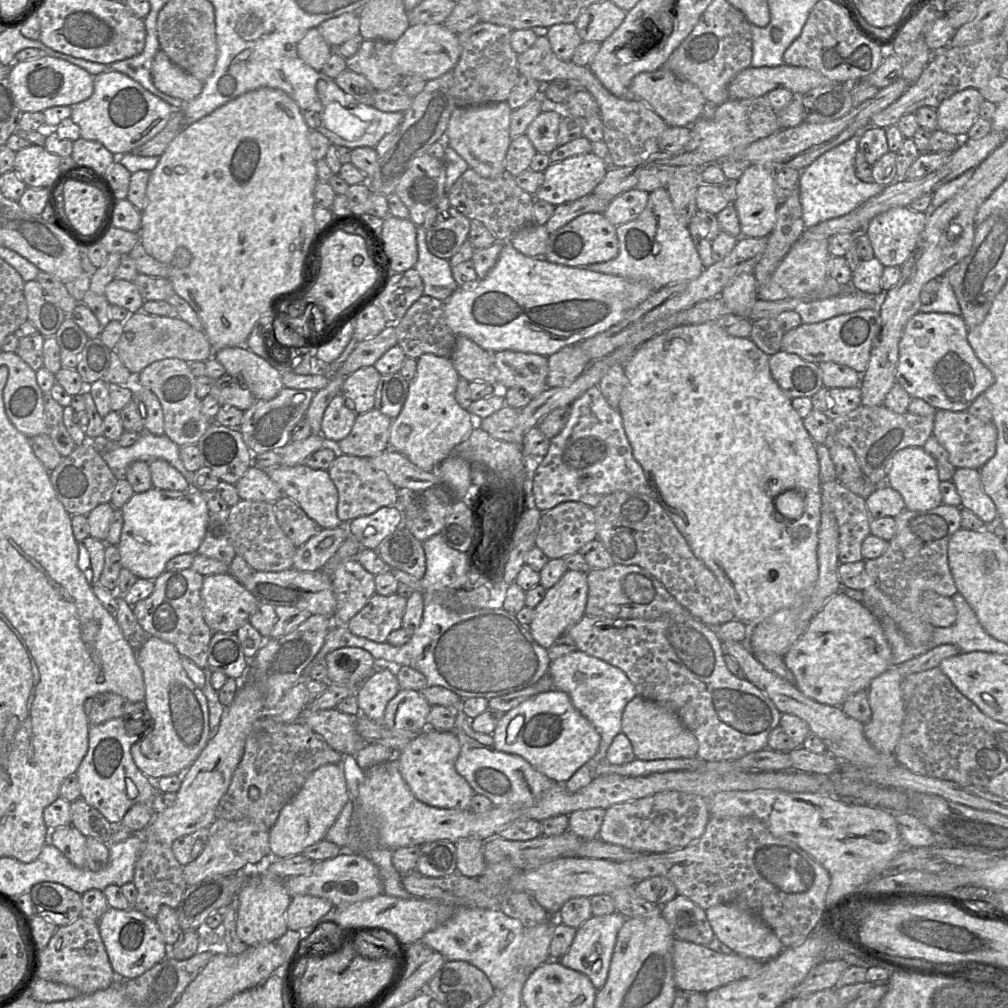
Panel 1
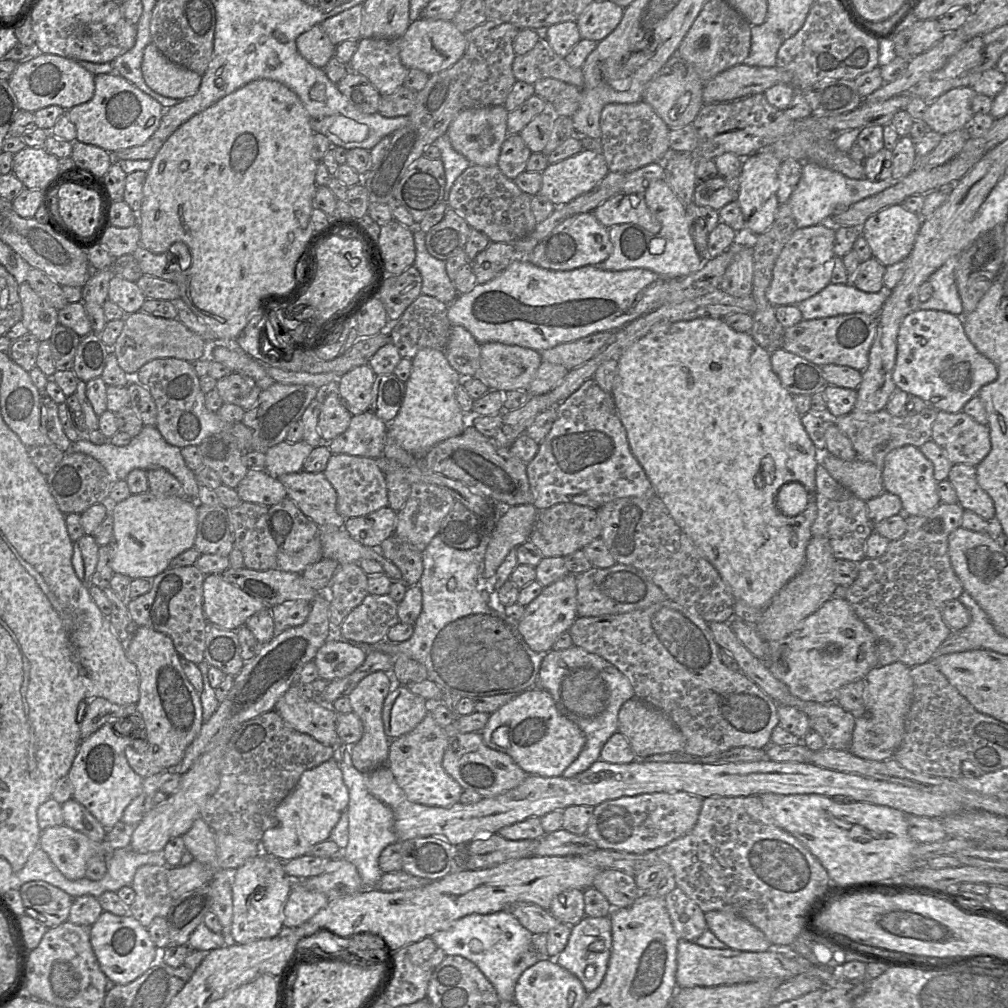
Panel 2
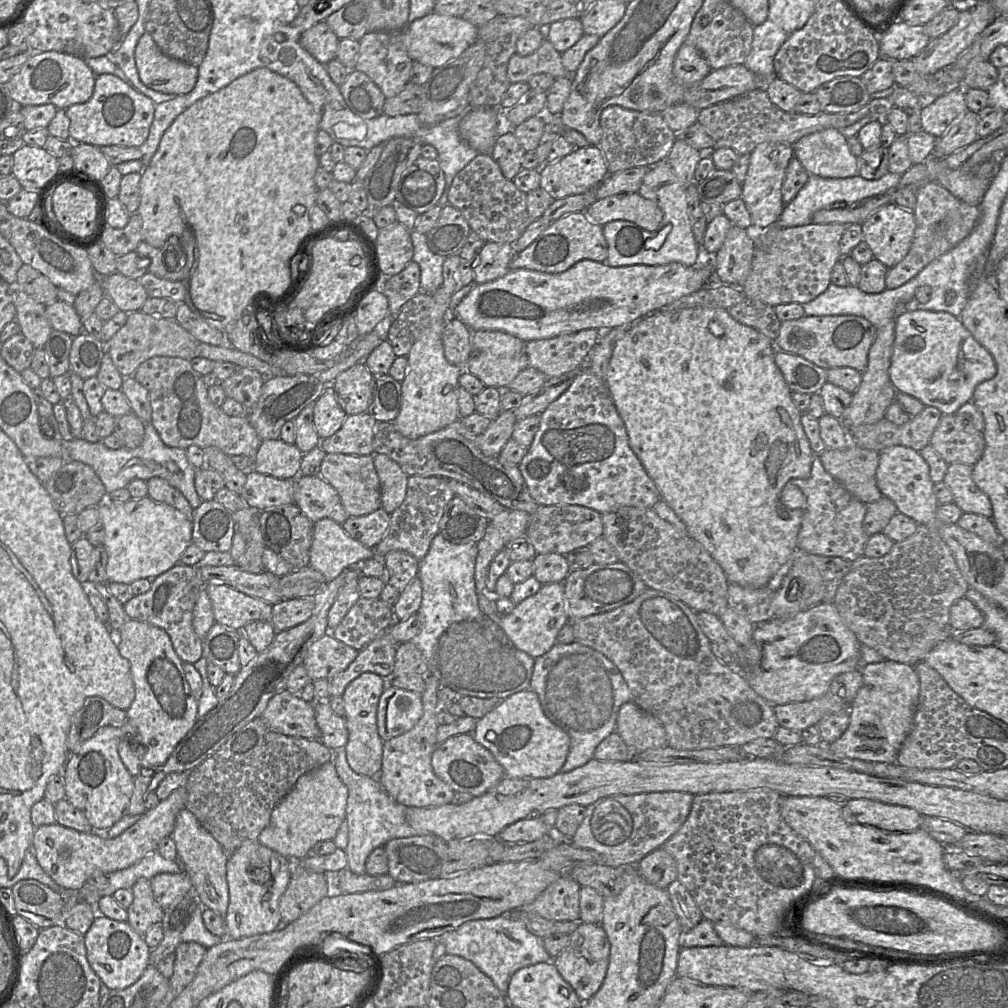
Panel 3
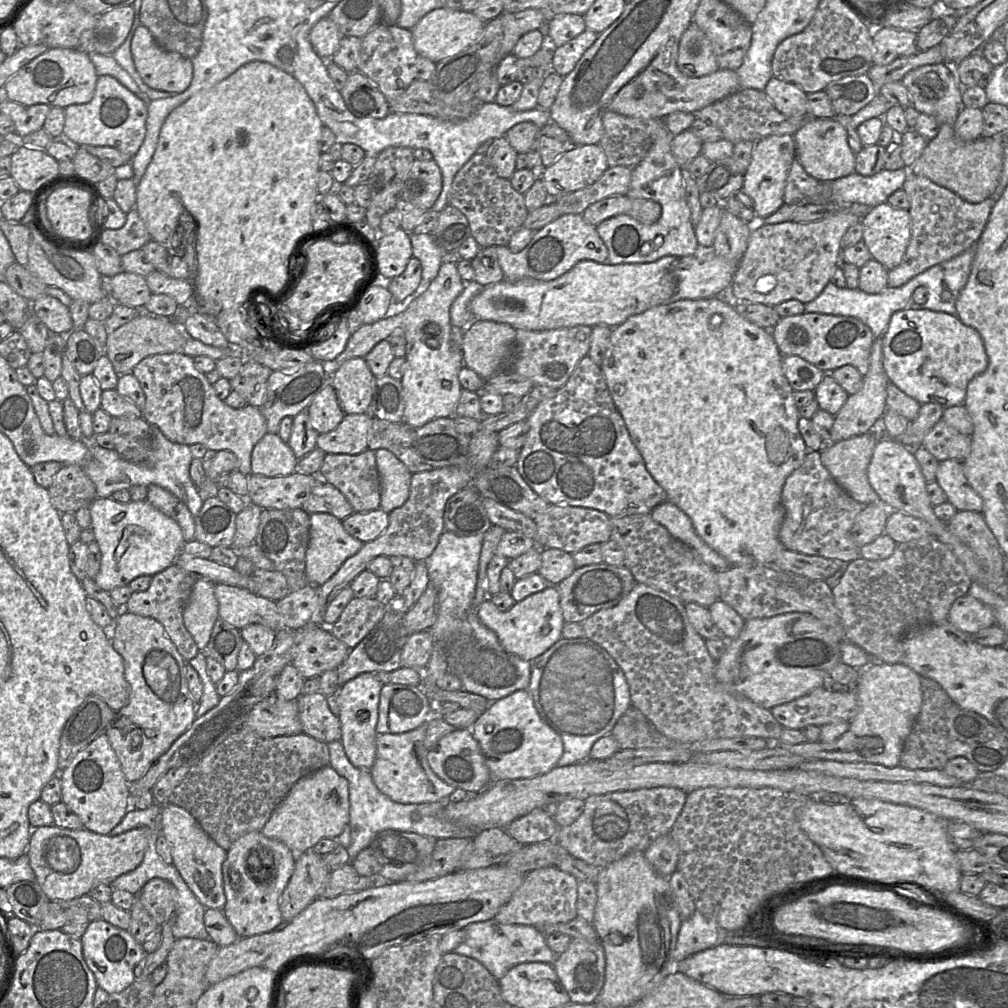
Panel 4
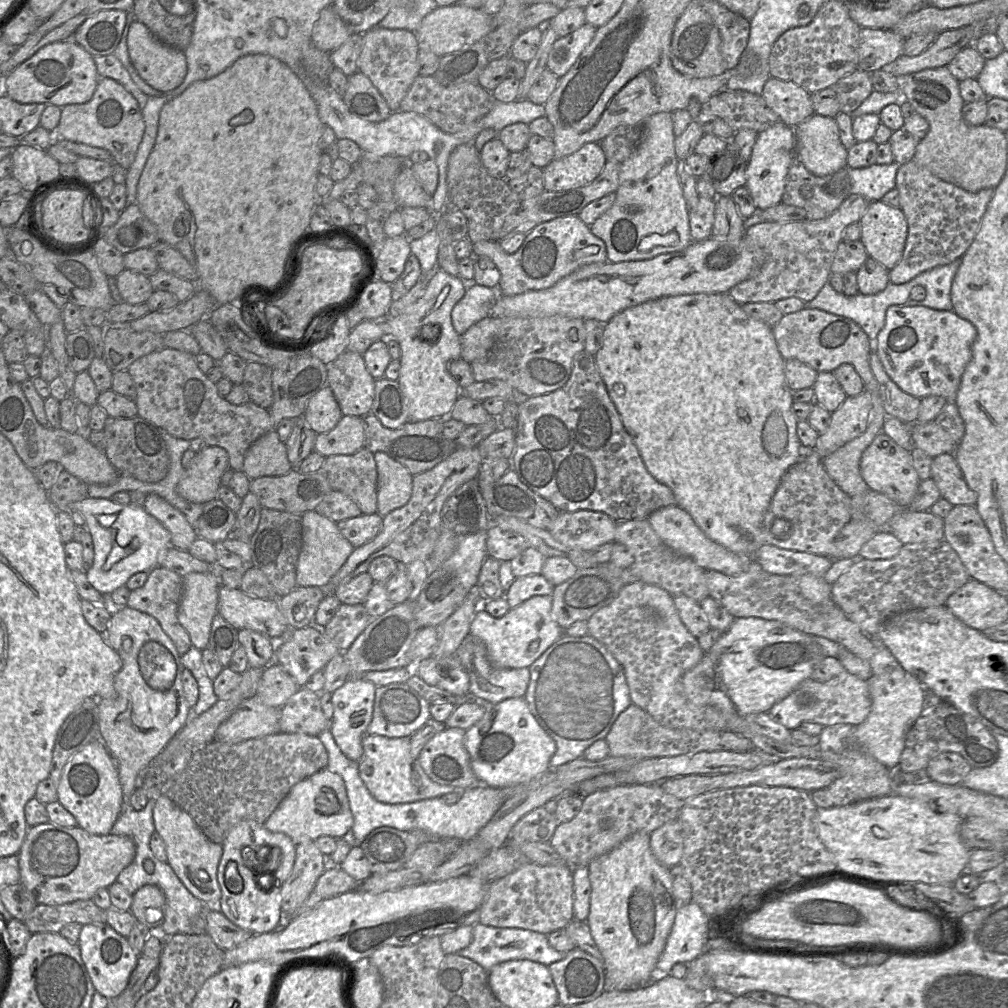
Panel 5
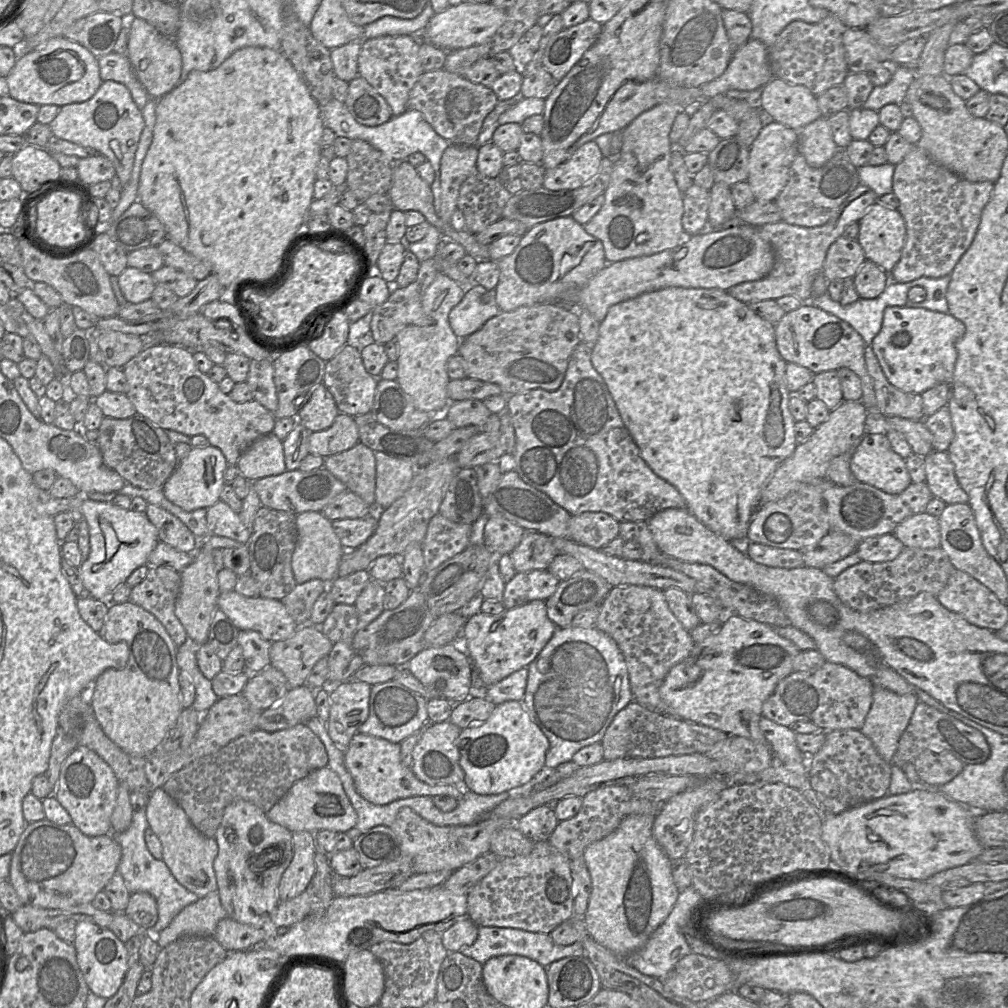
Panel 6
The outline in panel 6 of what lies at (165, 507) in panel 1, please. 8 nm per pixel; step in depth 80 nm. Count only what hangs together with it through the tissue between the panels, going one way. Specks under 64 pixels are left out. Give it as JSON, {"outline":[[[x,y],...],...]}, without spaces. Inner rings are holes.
{"outline":[[[40,492],[38,511],[42,514],[54,517],[73,509],[82,513],[89,528],[90,553],[79,567],[82,583],[92,598],[108,600],[135,569],[148,563],[150,553],[159,542],[157,530],[145,512],[123,509],[112,502],[92,501],[83,495],[54,498],[47,492]]]}

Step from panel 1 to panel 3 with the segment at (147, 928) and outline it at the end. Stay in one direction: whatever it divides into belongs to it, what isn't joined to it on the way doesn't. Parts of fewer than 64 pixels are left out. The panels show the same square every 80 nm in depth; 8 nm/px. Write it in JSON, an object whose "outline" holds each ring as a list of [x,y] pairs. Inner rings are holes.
{"outline":[[[105,916],[97,917],[84,935],[89,965],[110,990],[126,989],[134,984],[149,965],[151,949],[128,924]]]}

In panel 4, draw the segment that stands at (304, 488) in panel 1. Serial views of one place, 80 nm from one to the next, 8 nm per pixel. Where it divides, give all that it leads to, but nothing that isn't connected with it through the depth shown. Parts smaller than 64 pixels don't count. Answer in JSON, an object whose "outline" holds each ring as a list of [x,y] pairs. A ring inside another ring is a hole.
{"outline":[[[318,481],[304,502],[302,509],[308,514],[331,514],[341,521],[355,513],[346,497],[326,481]]]}

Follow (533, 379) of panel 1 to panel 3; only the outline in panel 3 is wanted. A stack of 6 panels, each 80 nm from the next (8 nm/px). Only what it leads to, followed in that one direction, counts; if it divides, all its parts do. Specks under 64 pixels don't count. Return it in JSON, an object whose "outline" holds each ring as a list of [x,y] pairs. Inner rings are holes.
{"outline":[[[471,331],[471,352],[464,370],[480,379],[485,387],[507,389],[508,384],[528,367],[524,341],[502,331]]]}

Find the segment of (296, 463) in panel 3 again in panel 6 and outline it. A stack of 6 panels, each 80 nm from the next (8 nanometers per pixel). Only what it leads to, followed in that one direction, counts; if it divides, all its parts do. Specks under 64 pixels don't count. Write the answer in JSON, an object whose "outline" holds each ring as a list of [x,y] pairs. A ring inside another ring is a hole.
{"outline":[[[266,434],[250,444],[241,454],[236,467],[248,481],[286,471],[283,442],[274,434]]]}

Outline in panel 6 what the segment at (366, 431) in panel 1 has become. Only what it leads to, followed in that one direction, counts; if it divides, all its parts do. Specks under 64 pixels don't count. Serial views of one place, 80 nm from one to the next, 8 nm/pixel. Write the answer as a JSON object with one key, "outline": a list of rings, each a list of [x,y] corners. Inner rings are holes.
{"outline":[[[339,413],[329,428],[310,433],[309,453],[328,457],[348,450],[358,442],[359,431],[354,417]]]}

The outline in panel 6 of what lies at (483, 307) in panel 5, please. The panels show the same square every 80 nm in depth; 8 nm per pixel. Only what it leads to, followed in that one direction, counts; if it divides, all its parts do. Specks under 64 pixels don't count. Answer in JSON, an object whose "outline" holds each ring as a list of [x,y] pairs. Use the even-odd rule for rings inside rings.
{"outline":[[[474,285],[449,313],[449,324],[455,335],[464,340],[479,330],[488,320],[500,313],[495,289]]]}

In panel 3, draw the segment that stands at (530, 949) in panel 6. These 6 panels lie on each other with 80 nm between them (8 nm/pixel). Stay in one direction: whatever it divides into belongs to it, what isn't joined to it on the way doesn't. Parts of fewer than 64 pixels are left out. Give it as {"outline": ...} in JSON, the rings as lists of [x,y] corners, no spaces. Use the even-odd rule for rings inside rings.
{"outline":[[[509,914],[468,921],[456,930],[439,936],[436,943],[444,944],[447,954],[471,961],[493,981],[504,996],[516,971],[541,962],[553,962],[545,950],[543,939],[529,932],[521,921]]]}

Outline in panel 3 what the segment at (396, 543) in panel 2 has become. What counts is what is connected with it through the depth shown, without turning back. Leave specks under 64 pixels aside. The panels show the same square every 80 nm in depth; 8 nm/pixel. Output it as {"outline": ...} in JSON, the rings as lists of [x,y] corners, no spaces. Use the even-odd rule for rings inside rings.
{"outline":[[[392,550],[384,557],[386,583],[390,583],[400,593],[418,576],[420,561],[402,550]]]}

